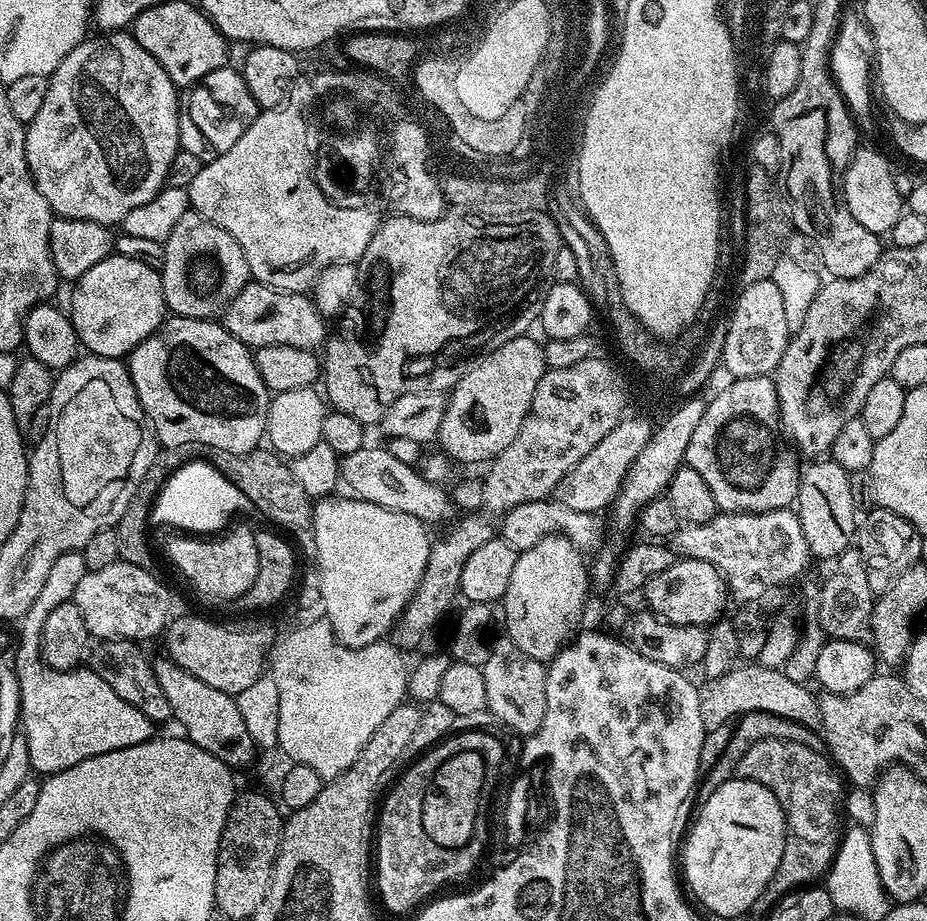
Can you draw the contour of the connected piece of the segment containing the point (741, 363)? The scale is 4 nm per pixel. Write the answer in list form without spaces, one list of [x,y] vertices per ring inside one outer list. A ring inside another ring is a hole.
[[[771,280],[744,284],[741,287],[740,297],[732,308],[732,316],[728,320],[728,333],[725,338],[725,346],[722,357],[722,368],[729,372],[729,377],[742,376],[766,376],[775,373],[778,362],[782,362],[782,354],[786,350],[790,333],[786,326],[786,314],[782,307],[782,293],[778,286],[774,286]]]

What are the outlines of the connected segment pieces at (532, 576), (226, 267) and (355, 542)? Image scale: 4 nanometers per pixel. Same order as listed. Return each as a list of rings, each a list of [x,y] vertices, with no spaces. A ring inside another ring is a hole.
[[[564,536],[542,538],[530,550],[519,553],[514,562],[502,601],[503,635],[514,642],[522,654],[530,654],[530,658],[545,662],[553,660],[577,631],[576,623],[584,612],[588,588],[590,568],[585,553]]]
[[[191,210],[182,214],[163,245],[165,260],[158,271],[162,278],[164,303],[172,316],[195,320],[219,317],[225,306],[250,283],[242,246],[238,246],[222,226],[214,226],[214,222],[202,218],[202,214]]]
[[[332,494],[327,498],[317,499],[312,509],[312,533],[316,543],[314,555],[316,555],[316,568],[320,571],[320,581],[318,581],[320,604],[322,609],[324,608],[323,615],[330,622],[332,632],[336,635],[339,644],[347,648],[365,648],[371,644],[381,643],[395,628],[397,620],[404,613],[405,606],[410,602],[410,598],[426,570],[426,562],[430,558],[433,537],[428,536],[428,532],[430,532],[429,525],[423,524],[418,518],[414,518],[414,514],[402,514],[398,510],[386,510],[386,506],[374,506],[374,502],[357,500],[348,494],[338,495]]]

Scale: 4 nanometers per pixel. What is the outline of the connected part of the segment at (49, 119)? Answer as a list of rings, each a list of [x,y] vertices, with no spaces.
[[[121,30],[94,36],[86,38],[78,46],[74,46],[74,50],[70,50],[70,54],[66,54],[66,58],[62,58],[60,65],[48,77],[46,98],[38,110],[38,115],[26,125],[24,130],[26,162],[42,198],[46,198],[50,210],[57,217],[78,218],[86,222],[120,226],[123,225],[126,214],[130,214],[130,210],[134,210],[134,206],[143,206],[146,202],[150,202],[150,198],[154,198],[154,194],[158,194],[161,188],[165,187],[170,162],[174,162],[177,152],[181,151],[180,106],[182,100],[179,95],[176,97],[178,85],[170,78],[170,74],[166,74],[166,70],[162,70],[162,66],[158,66],[158,62],[154,58],[150,58],[150,54],[146,54],[146,50],[142,50],[142,46],[138,46],[131,31]]]

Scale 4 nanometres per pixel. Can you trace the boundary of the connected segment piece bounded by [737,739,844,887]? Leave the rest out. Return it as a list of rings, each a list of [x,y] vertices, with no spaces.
[[[760,739],[749,745],[747,750],[742,753],[737,775],[741,779],[766,786],[783,808],[786,842],[783,843],[782,859],[778,862],[778,868],[784,868],[784,872],[788,872],[788,868],[792,868],[792,876],[808,876],[808,885],[805,880],[800,880],[803,887],[819,881],[831,867],[831,862],[836,856],[842,839],[840,820],[842,821],[842,799],[844,796],[842,786],[844,787],[844,784],[833,763],[822,752],[820,754],[815,747],[809,744],[782,739]]]

